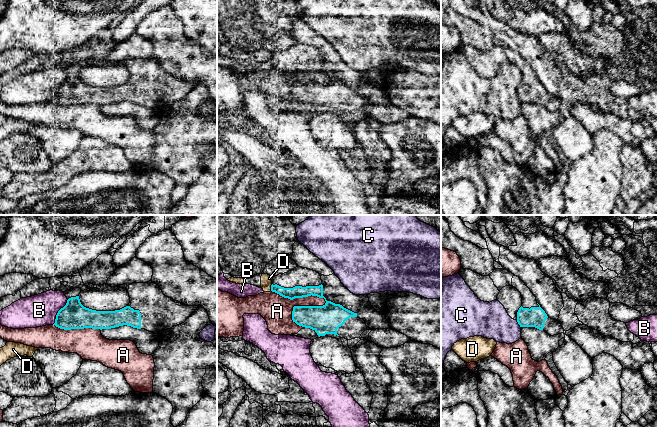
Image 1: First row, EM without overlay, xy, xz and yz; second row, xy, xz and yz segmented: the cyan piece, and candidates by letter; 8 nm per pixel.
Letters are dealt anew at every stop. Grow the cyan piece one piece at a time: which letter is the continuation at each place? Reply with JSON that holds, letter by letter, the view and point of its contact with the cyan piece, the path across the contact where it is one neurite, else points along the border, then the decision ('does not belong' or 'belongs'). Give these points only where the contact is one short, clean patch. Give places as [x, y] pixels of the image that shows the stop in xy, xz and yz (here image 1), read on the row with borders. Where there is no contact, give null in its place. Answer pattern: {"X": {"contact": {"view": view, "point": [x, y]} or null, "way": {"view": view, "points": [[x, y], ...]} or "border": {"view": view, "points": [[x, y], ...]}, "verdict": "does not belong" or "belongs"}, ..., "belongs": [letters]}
{"A": {"contact": {"view": "xz", "point": [299, 297]}, "verdict": "does not belong"}, "B": {"contact": {"view": "xy", "point": [58, 312]}, "verdict": "does not belong"}, "C": {"contact": {"view": "yz", "point": [518, 323]}, "border": {"view": "yz", "points": [[516, 320], [520, 327]]}, "verdict": "does not belong"}, "D": {"contact": {"view": "xz", "point": [271, 287]}, "verdict": "does not belong"}, "belongs": []}

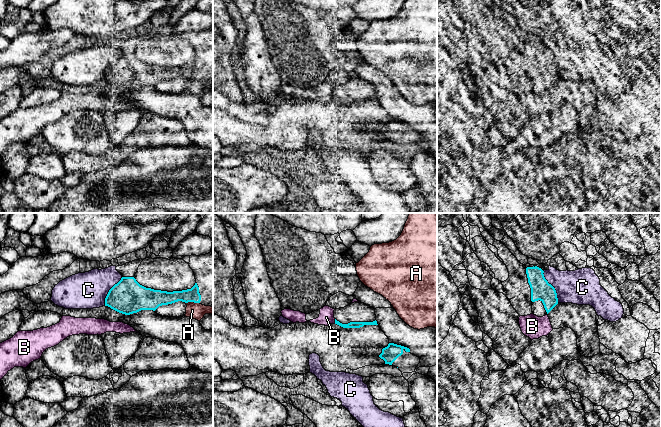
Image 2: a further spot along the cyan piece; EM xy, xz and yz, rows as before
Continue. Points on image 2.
{"A": {"contact": {"view": "xy", "point": [192, 301]}, "border": {"view": "xy", "points": [[199, 302], [186, 303]]}, "verdict": "does not belong"}, "B": {"contact": {"view": "xz", "point": [335, 321]}, "verdict": "does not belong"}, "C": {"contact": {"view": "yz", "point": [553, 287]}, "verdict": "does not belong"}, "belongs": []}

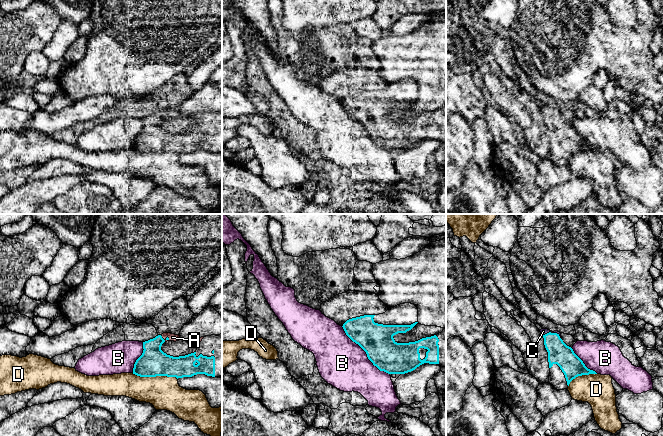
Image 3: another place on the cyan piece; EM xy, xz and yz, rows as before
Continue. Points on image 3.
{"A": {"contact": {"view": "xy", "point": [166, 339]}, "verdict": "belongs"}, "B": {"contact": {"view": "xz", "point": [366, 353]}, "verdict": "does not belong"}, "C": {"contact": {"view": "yz", "point": [553, 333]}, "verdict": "belongs"}, "D": {"contact": {"view": "xy", "point": [155, 376]}, "verdict": "does not belong"}, "belongs": ["A", "C"]}

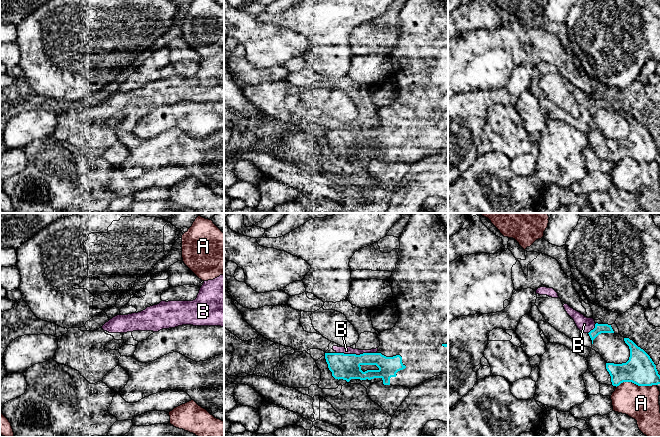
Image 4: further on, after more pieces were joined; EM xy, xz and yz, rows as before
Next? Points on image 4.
{"A": {"contact": {"view": "yz", "point": [636, 384]}, "verdict": "does not belong"}, "B": {"contact": {"view": "xz", "point": [355, 354]}, "border": {"view": "xz", "points": [[336, 352], [376, 353]]}, "verdict": "does not belong"}, "belongs": []}

